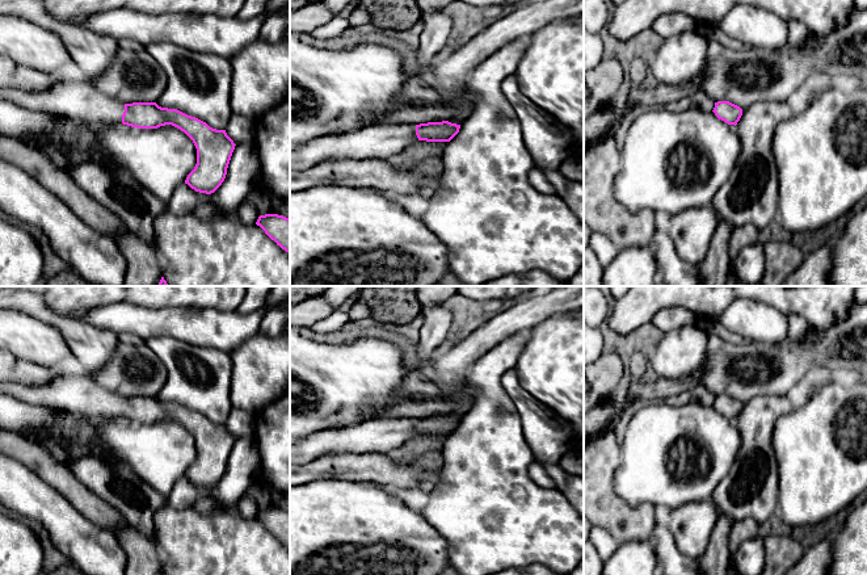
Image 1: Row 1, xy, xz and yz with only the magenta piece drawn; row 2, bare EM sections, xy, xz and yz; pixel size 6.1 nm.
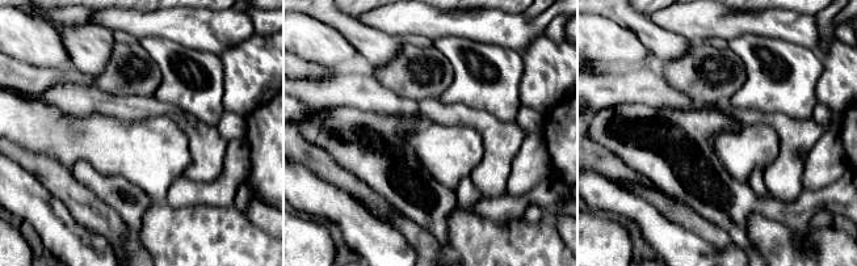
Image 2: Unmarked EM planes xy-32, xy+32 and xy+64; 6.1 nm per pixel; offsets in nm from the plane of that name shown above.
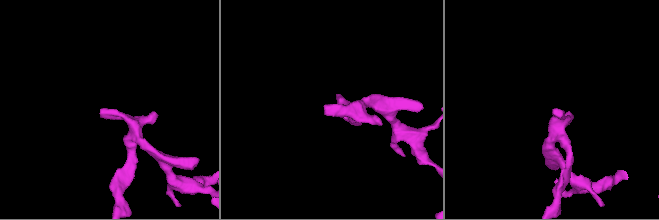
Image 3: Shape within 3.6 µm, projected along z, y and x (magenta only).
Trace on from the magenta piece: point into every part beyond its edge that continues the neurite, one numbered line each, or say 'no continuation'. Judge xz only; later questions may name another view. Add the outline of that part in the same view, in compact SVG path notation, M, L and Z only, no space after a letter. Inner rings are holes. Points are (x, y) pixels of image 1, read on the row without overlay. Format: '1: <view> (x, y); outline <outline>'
1: xz (378, 435); outline M374 419L346 428L319 431L290 442L290 465L306 465L340 452L390 453L417 435L416 419Z

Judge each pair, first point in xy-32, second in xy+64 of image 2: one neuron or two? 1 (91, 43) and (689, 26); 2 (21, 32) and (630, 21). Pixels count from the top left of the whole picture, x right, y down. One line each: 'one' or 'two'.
1: two
2: two

